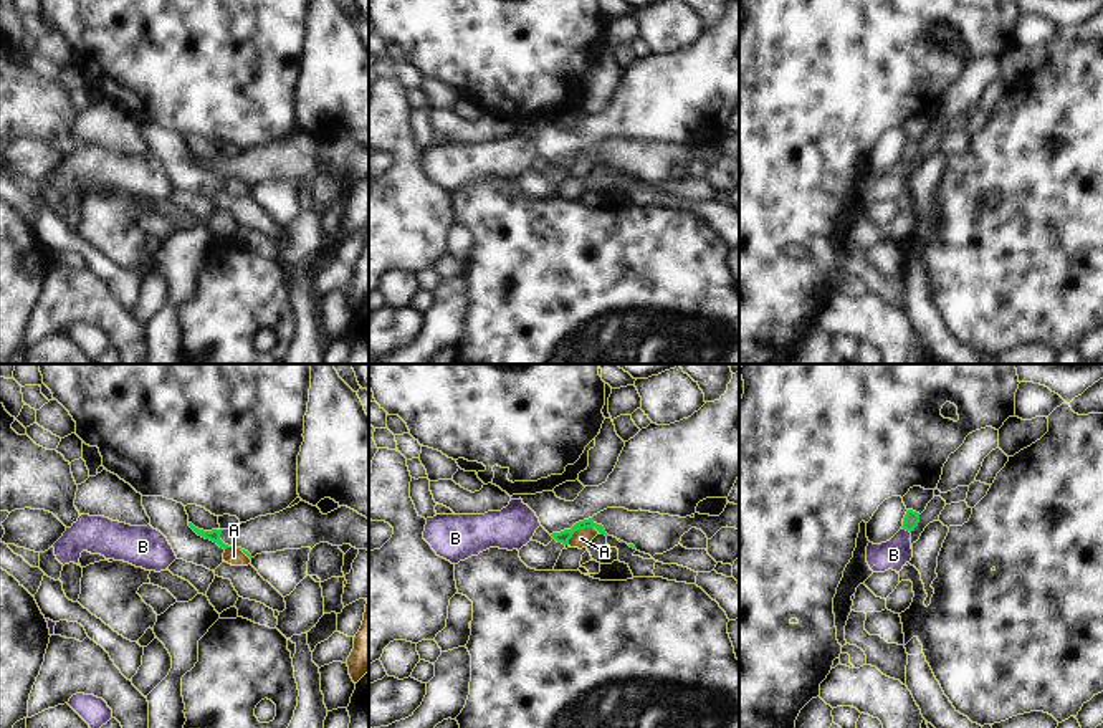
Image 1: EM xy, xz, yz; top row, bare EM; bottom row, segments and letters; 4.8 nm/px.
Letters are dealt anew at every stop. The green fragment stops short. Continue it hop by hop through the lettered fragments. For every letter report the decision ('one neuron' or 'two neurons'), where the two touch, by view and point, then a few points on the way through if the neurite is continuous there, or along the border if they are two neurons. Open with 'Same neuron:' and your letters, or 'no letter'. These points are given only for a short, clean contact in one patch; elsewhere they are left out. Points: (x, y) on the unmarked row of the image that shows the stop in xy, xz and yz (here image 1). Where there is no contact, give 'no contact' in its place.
Same neuron: no letter
A: two neurons | xz (582, 158) | along xz (601, 162), (594, 158), (579, 158), (568, 172)
B: two neurons | yz (907, 159) | along yz (902, 156), (910, 162)

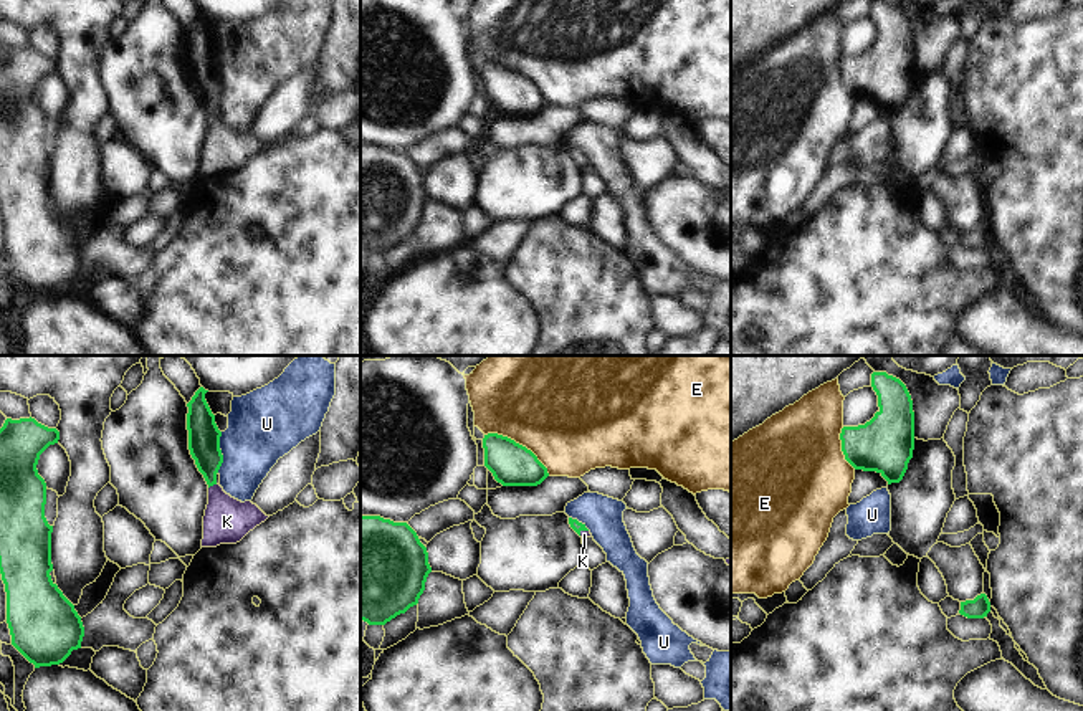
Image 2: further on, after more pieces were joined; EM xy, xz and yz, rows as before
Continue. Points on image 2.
Same neuron: K
E: two neurons | xz (518, 73)
K: one neuron | xy (212, 114) | across xy (204, 66), (212, 114), (227, 151)
U: two neurons | xy (220, 81)

